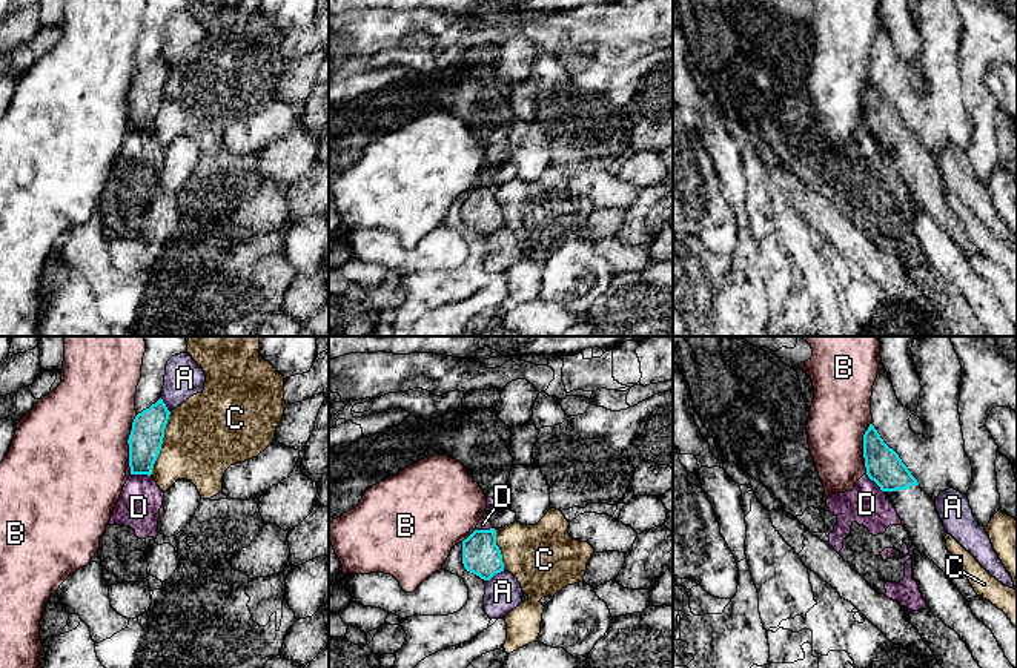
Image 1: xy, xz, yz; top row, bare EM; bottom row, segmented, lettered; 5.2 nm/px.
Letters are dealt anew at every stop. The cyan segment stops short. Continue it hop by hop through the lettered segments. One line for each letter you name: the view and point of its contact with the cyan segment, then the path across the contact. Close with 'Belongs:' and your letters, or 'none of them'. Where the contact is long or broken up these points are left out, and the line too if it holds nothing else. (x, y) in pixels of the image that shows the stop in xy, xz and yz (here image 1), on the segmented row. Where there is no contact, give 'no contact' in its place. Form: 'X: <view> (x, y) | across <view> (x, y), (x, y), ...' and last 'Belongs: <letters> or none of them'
Belongs: none of them

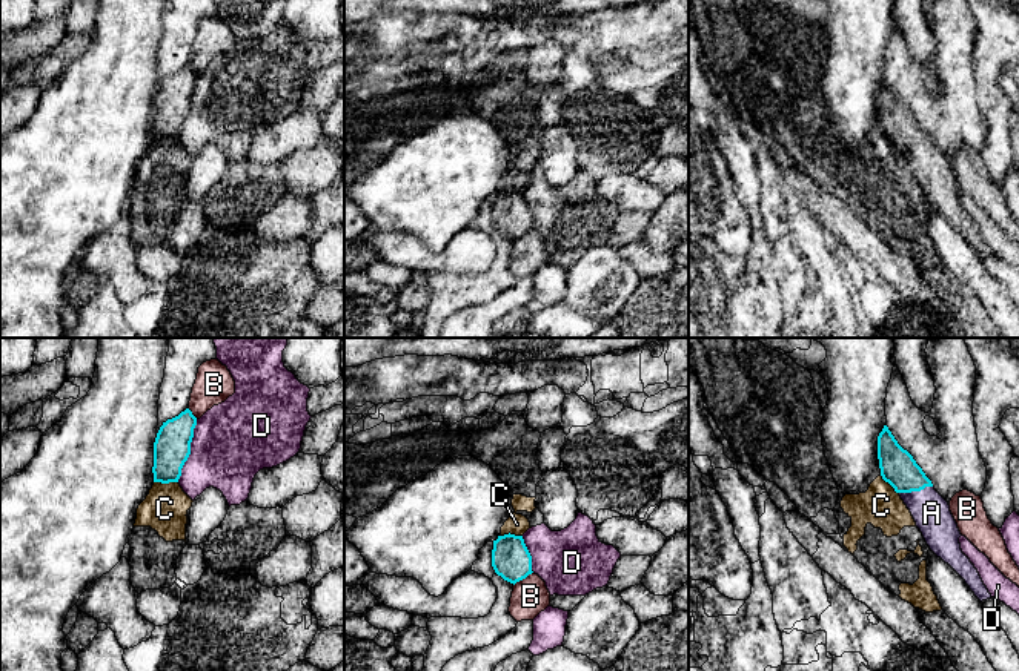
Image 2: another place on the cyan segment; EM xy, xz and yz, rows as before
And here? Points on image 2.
A: yz (915, 490) | across yz (898, 467), (915, 490), (932, 513)
Belongs: A

